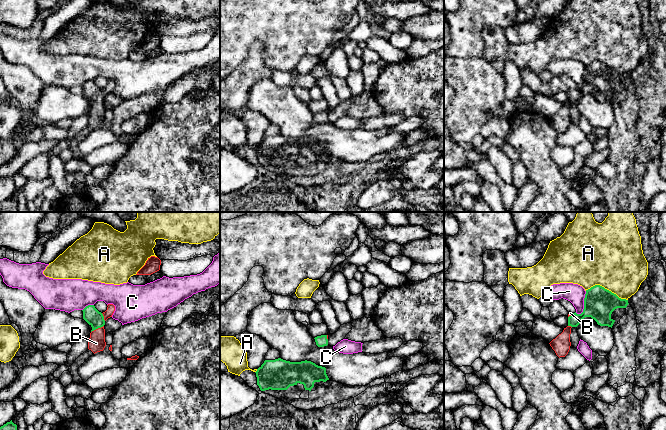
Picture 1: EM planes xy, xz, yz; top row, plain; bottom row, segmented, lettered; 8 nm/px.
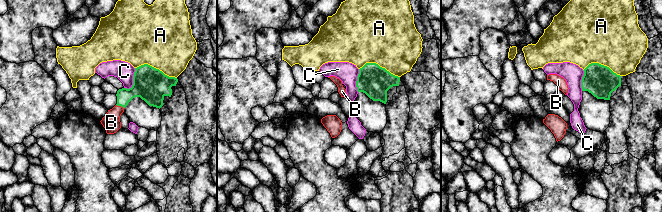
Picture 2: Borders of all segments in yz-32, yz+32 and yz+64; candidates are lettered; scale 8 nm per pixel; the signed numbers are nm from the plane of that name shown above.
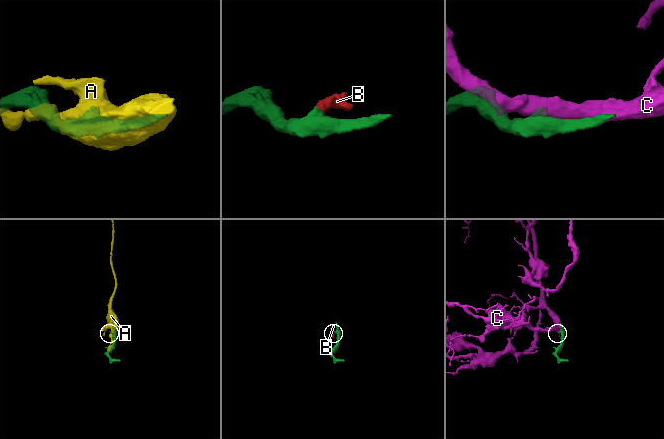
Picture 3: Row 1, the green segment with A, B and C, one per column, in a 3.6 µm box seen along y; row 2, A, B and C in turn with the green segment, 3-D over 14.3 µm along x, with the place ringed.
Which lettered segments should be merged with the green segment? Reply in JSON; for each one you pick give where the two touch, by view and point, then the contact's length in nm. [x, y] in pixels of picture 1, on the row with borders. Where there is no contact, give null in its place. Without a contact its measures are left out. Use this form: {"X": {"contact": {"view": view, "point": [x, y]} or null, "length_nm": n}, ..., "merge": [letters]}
{"B": {"contact": {"view": "xy", "point": [97, 328]}, "length_nm": 120}, "merge": ["B"]}

